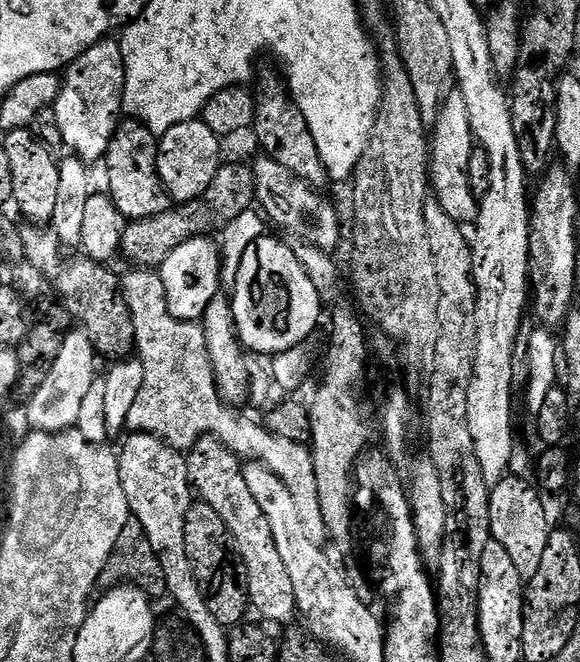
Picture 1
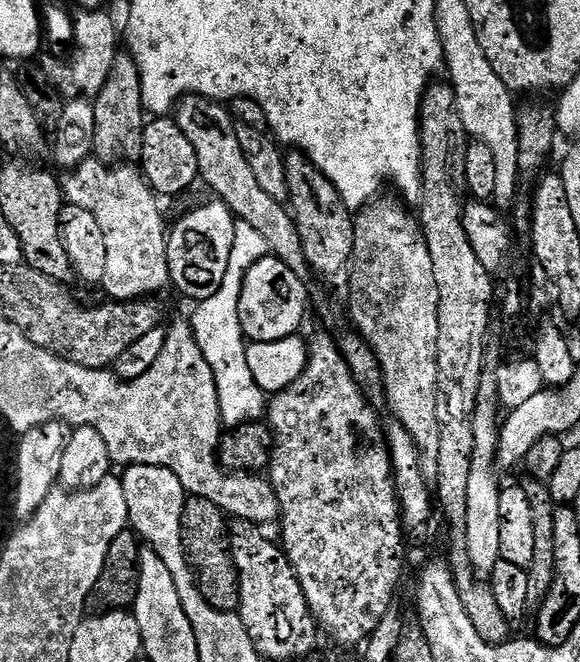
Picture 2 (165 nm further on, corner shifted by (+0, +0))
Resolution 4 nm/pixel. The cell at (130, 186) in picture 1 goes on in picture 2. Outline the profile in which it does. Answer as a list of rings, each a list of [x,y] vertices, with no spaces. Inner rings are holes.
[[[119,51],[107,75],[106,85],[94,98],[95,126],[93,157],[104,164],[115,165],[122,161],[134,162],[141,156],[146,113],[142,102],[141,75],[131,53]]]

